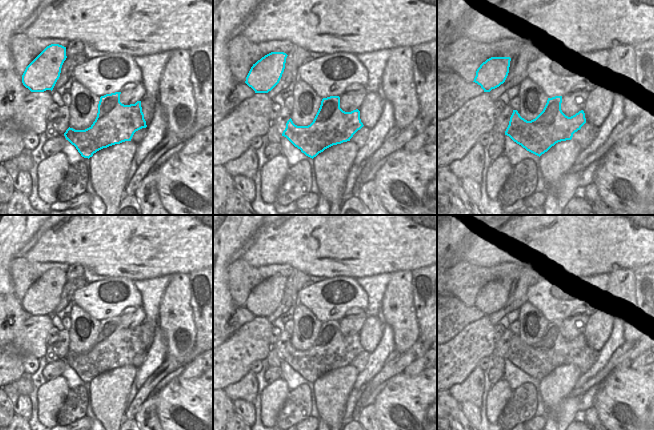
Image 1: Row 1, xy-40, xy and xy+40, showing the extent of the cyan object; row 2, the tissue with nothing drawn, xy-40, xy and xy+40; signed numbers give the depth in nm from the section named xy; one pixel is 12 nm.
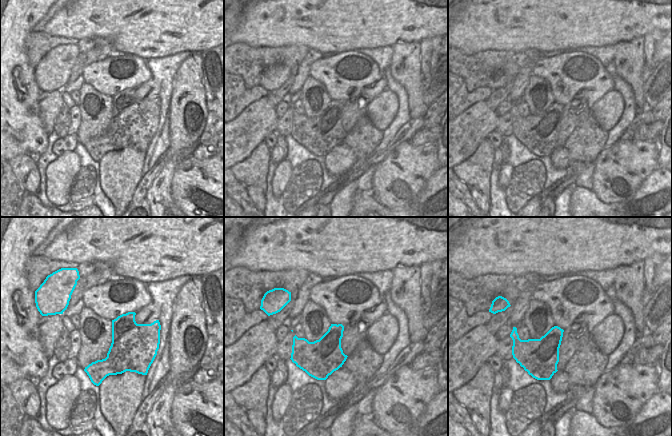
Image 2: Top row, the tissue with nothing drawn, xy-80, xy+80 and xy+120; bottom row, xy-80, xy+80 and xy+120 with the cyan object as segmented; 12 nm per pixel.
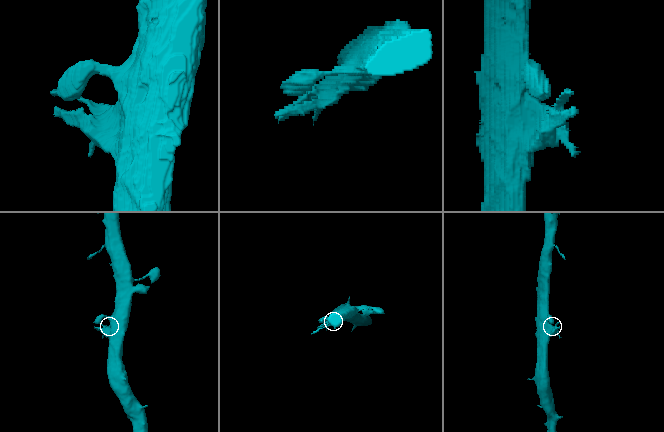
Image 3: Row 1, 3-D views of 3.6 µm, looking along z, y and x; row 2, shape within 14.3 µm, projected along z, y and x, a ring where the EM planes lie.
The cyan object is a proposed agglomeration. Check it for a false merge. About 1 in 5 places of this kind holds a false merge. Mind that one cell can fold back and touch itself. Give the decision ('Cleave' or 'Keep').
Cleave

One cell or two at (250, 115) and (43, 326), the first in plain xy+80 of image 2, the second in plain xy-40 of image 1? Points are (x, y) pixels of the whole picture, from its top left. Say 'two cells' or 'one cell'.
one cell

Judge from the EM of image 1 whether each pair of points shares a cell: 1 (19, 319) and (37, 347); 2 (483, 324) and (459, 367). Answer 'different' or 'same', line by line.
1: different
2: same

